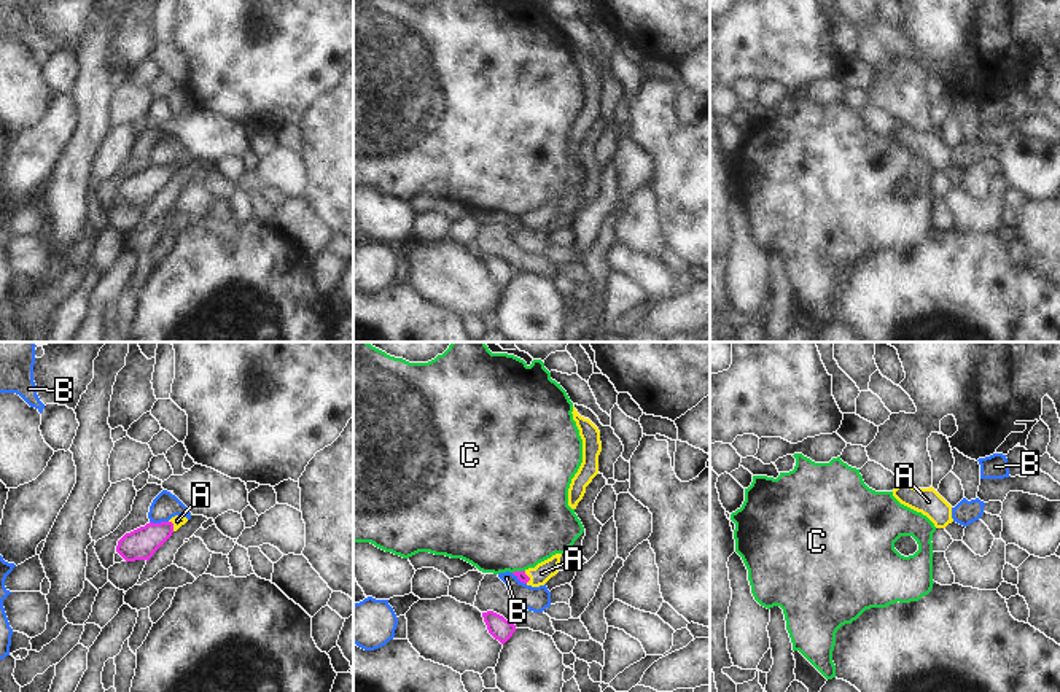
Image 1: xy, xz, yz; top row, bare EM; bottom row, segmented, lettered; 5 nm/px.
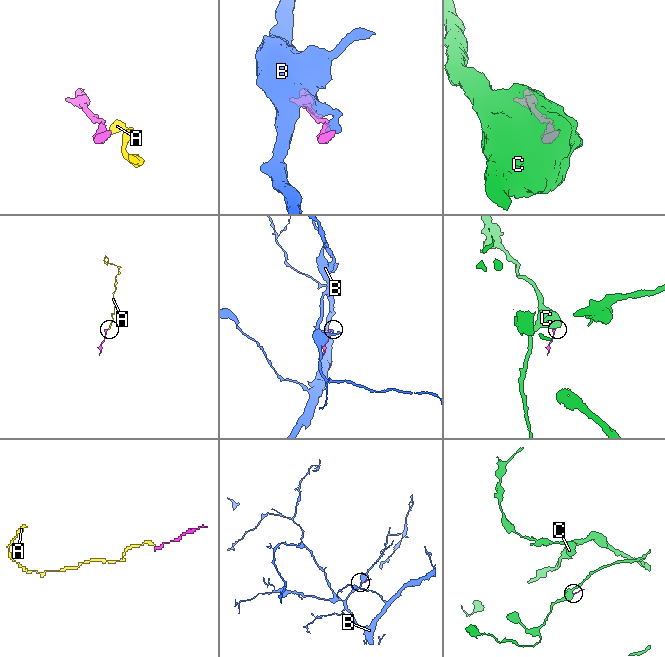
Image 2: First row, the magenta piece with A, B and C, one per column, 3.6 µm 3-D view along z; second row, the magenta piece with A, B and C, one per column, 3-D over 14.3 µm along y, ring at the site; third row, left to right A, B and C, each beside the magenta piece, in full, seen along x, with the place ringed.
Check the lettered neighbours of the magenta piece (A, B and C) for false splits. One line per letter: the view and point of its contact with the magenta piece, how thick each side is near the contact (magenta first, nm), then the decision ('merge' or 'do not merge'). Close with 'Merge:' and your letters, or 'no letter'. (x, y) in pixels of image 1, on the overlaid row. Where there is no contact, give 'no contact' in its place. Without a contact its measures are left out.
A: xy (172, 525) | 160/60 nm | merge
B: xy (161, 522) | 160/140 nm | do not merge
C: xz (518, 571) | 50/480 nm | do not merge
Merge: A

